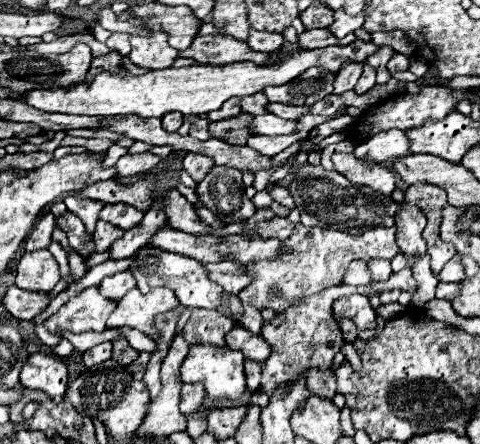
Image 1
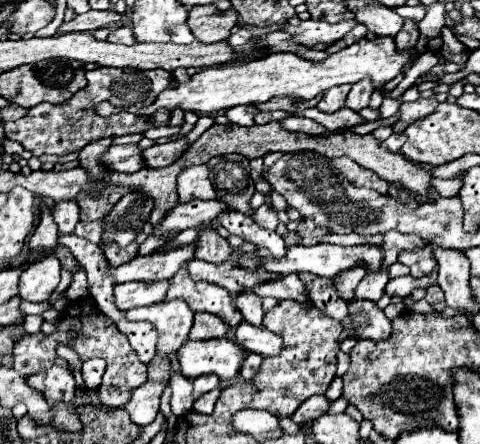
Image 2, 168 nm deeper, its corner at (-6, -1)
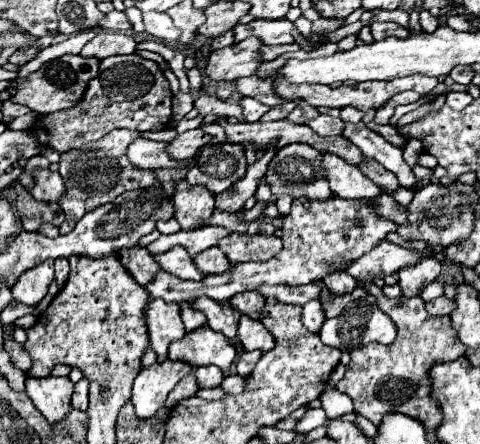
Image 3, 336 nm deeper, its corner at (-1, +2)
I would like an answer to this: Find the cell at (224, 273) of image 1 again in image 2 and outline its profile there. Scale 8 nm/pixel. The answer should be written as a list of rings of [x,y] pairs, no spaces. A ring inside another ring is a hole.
[[[296,273],[282,275],[280,279],[274,279],[272,283],[260,283],[260,287],[252,287],[252,293],[260,297],[274,297],[278,301],[294,299],[298,303],[310,303],[308,295],[304,293],[304,283],[298,279]]]

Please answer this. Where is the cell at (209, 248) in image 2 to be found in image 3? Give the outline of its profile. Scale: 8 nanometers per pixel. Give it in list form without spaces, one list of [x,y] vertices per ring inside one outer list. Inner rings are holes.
[[[207,248],[207,252],[203,250],[201,254],[197,254],[193,258],[193,264],[199,268],[199,272],[203,274],[223,274],[231,264],[227,260],[227,256],[217,248]]]

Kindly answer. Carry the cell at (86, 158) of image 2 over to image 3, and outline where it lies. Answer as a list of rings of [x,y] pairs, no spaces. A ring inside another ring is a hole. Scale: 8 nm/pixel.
[[[111,130],[101,140],[85,144],[83,148],[73,148],[61,154],[59,174],[65,182],[65,194],[59,198],[59,206],[63,208],[67,220],[81,220],[87,212],[95,210],[99,204],[111,202],[127,190],[135,188],[161,188],[159,180],[155,180],[155,172],[135,168],[127,160],[127,146],[131,140],[137,140],[141,132],[137,130]]]

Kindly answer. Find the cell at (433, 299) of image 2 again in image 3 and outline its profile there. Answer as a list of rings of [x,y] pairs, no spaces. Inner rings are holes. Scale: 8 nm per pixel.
[[[437,298],[427,302],[427,312],[433,316],[449,316],[455,310],[455,302],[451,302],[449,298]]]

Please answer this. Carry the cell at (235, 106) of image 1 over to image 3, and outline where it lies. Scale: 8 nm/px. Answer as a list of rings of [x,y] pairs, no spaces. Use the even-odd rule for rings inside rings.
[[[243,98],[241,100],[241,106],[243,106],[243,116],[247,122],[257,122],[269,108],[259,104],[257,100],[251,100],[251,98]]]

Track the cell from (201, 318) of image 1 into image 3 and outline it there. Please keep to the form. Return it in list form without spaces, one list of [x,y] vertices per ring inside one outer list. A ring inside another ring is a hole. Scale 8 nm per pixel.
[[[181,302],[179,308],[181,308],[181,320],[183,320],[187,332],[193,332],[195,328],[199,328],[199,326],[203,326],[207,322],[203,312],[191,308],[191,302]]]

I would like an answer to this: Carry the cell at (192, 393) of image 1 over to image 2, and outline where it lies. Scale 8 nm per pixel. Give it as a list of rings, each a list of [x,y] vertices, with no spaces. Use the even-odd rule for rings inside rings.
[[[202,375],[202,377],[196,377],[196,379],[192,381],[192,385],[194,385],[192,397],[194,397],[194,401],[196,401],[196,399],[200,399],[206,391],[212,391],[214,387],[218,387],[220,381],[218,381],[216,375]]]

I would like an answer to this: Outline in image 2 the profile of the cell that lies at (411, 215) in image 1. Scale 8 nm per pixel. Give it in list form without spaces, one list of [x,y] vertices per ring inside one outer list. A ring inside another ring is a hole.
[[[424,245],[424,247],[414,247],[412,251],[402,251],[398,255],[398,261],[410,267],[410,273],[414,277],[422,277],[422,275],[430,275],[436,267],[436,259],[432,257],[432,245]]]

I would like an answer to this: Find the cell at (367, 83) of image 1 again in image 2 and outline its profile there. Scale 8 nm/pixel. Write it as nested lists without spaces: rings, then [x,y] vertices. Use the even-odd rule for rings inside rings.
[[[362,79],[362,81],[356,83],[356,85],[352,87],[352,91],[348,93],[346,105],[348,105],[352,111],[360,111],[362,107],[368,107],[372,91],[374,91],[372,79]]]

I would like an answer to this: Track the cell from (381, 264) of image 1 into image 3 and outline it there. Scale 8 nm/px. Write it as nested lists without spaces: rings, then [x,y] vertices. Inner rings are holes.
[[[355,288],[353,292],[349,292],[349,294],[345,294],[345,296],[331,296],[327,302],[323,302],[325,316],[327,316],[327,318],[335,318],[335,316],[345,308],[345,304],[349,304],[351,300],[361,298],[361,296],[365,296],[365,294],[367,294],[367,290]]]

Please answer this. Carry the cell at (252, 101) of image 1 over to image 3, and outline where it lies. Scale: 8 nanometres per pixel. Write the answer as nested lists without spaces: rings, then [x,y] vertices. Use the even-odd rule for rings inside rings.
[[[283,102],[283,104],[279,104],[279,106],[271,108],[269,112],[265,112],[265,114],[261,116],[261,122],[275,122],[275,120],[283,120],[283,118],[287,118],[287,114],[289,114],[295,106],[297,106],[297,102]]]

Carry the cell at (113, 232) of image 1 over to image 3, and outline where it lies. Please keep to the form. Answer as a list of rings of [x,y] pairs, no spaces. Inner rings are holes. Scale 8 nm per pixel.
[[[125,248],[121,254],[121,262],[123,266],[131,272],[131,276],[141,284],[141,286],[147,286],[153,278],[155,278],[155,272],[159,272],[159,264],[153,260],[151,254],[147,254],[145,248]],[[147,268],[149,268],[149,278],[147,278]]]

